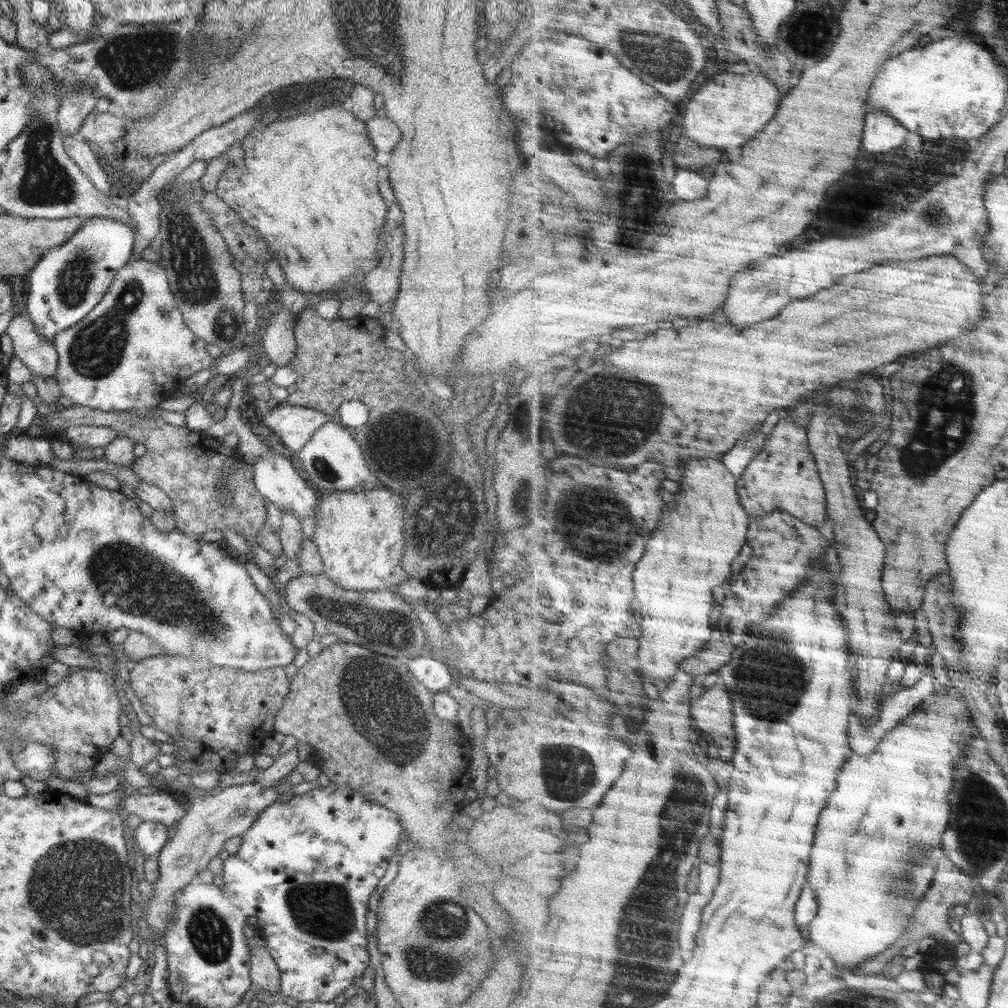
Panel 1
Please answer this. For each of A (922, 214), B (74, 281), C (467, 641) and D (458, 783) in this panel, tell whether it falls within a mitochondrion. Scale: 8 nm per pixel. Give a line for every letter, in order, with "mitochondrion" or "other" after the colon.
A: mitochondrion
B: mitochondrion
C: other
D: other

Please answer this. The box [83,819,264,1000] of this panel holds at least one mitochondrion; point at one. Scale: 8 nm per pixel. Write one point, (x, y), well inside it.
(209, 934)

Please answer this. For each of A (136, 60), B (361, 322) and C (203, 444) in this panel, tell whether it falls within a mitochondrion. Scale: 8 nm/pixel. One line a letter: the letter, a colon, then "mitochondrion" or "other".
A: mitochondrion
B: other
C: other

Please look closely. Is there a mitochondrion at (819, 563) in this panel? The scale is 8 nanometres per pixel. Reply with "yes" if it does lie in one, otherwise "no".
no

